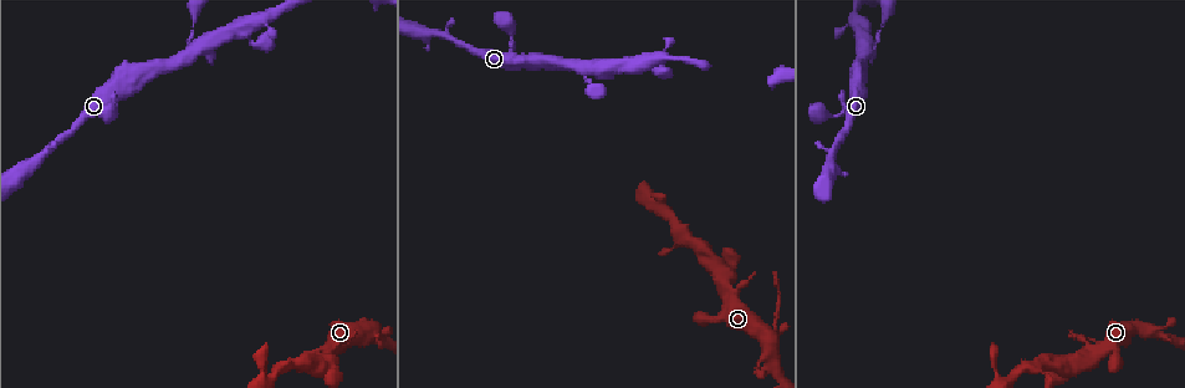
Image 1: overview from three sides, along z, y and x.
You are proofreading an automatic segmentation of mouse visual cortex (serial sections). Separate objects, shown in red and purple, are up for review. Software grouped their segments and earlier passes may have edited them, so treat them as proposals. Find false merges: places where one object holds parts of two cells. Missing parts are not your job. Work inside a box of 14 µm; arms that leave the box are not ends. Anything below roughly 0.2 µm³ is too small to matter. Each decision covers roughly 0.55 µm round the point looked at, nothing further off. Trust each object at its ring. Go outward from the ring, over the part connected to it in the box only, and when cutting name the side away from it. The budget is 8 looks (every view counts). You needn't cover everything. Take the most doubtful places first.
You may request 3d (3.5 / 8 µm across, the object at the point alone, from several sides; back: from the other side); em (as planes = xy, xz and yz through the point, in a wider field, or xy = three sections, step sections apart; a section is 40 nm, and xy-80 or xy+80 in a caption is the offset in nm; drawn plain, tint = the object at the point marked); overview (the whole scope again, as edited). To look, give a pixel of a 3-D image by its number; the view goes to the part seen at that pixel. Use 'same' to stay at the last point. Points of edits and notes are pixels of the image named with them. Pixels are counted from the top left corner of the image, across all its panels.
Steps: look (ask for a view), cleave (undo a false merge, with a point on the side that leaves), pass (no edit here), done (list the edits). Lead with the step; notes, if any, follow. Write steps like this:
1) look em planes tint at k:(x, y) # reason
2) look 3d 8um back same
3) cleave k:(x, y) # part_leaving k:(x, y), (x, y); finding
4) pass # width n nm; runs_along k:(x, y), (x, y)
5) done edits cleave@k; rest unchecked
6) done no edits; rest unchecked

look 3d 3.5um at 1:(188, 52) # small branch off a trunk

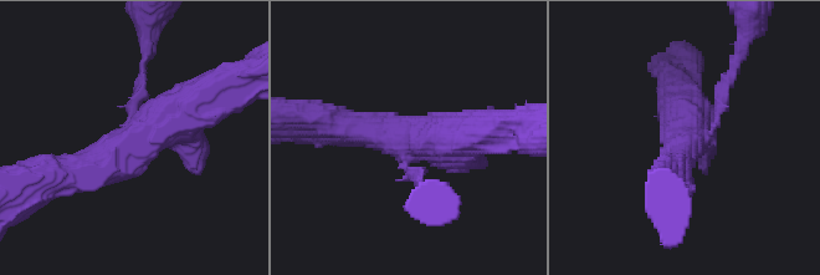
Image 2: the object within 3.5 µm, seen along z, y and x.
look em xy step 1 tint at 2:(131, 141) # arms 3; arm_widths 150, 400, 600 nm; need the tissue

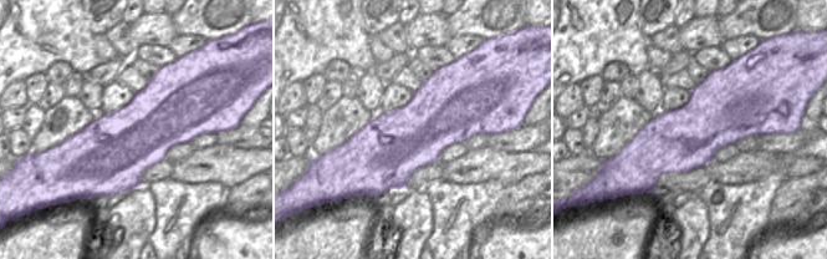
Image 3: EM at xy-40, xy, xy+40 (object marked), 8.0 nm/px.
look em planes tint same # cut it another way

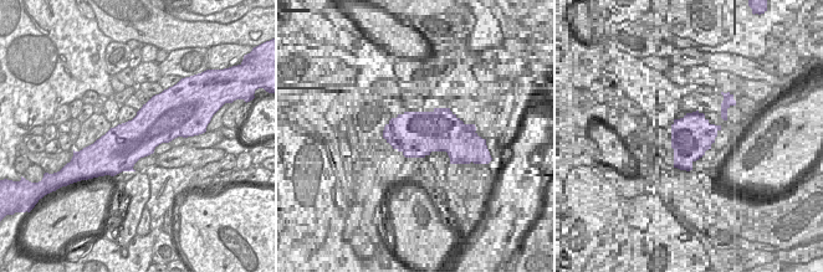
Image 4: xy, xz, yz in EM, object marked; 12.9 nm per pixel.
pass # runs_along 2:(59, 177), (104, 166), (200, 100); all the same cell

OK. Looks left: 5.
look 3d 3.5um at 1:(767, 337) # abrupt turn

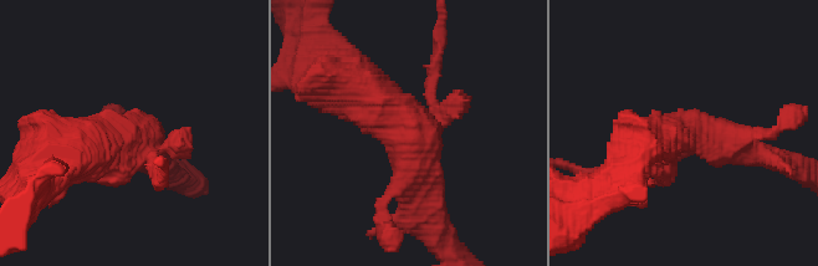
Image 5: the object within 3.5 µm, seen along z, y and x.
pass # runs_along 5:(344, 82), (414, 127), (422, 203); all the same cell

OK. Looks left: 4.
look 3d 3.5um at 1:(723, 282)

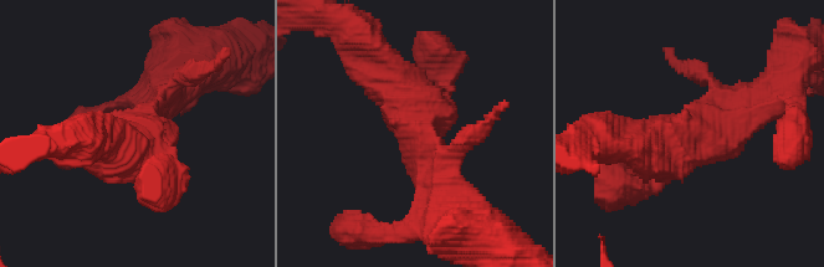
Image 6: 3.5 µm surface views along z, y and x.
look em xy step 5 plain at 6:(697, 135) # shape alone is not enough

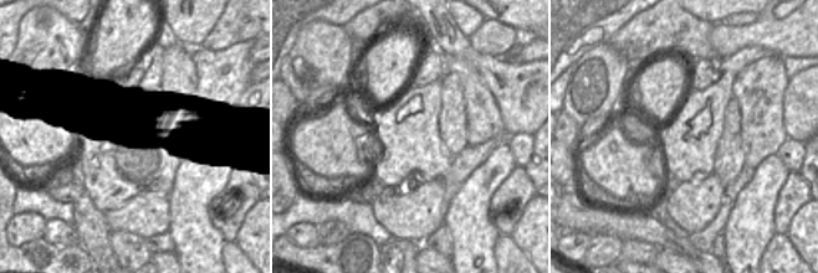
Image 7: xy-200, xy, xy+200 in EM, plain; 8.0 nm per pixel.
look em xy step 5 tint same # where the object lies

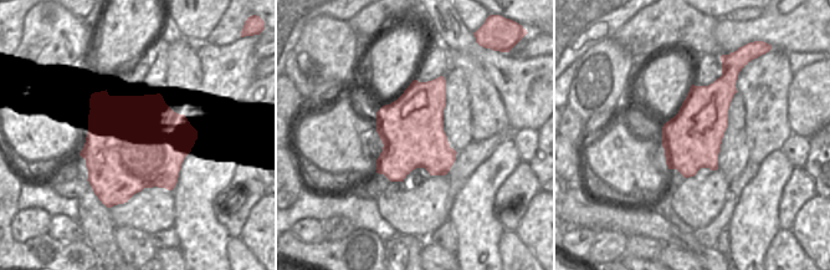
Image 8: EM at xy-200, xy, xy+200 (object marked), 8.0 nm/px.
pass # continuous, no second cell

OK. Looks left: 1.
done no edits; rest unchecked

